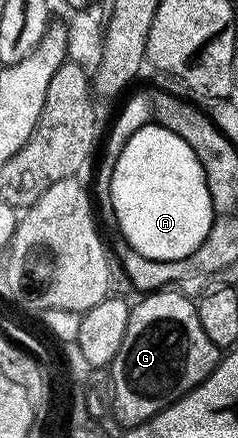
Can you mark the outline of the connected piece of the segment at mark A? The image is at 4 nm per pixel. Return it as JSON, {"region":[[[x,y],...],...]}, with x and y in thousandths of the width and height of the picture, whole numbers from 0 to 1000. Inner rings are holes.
{"region":[[[626,279],[601,285],[597,292],[571,297],[546,315],[538,315],[534,329],[521,333],[517,347],[500,356],[500,365],[487,370],[487,379],[458,395],[454,409],[466,416],[466,429],[454,436],[454,450],[462,450],[462,466],[479,473],[479,502],[496,509],[496,521],[513,527],[513,539],[534,559],[546,566],[580,575],[605,589],[622,594],[761,594],[782,582],[807,580],[857,553],[866,537],[878,530],[878,521],[891,516],[908,486],[899,479],[895,461],[882,457],[882,436],[866,422],[866,400],[857,388],[840,379],[840,370],[824,361],[824,352],[807,342],[807,333],[790,333],[790,324],[773,324],[773,315],[756,315],[748,304],[685,292],[676,283],[660,279]]]}

